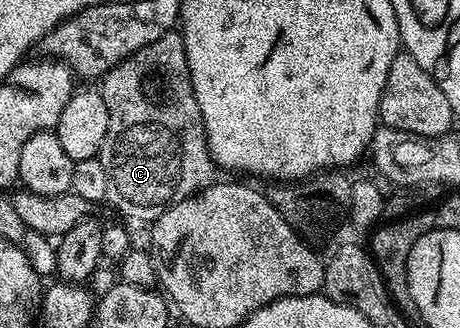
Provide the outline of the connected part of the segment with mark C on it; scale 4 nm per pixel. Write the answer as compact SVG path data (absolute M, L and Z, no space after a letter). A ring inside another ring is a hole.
M173 31L162 35L162 39L154 39L154 43L115 65L104 74L98 91L102 99L106 99L106 111L110 111L110 127L106 127L106 139L98 154L102 167L106 167L106 201L122 216L151 223L174 207L174 203L182 203L217 180L218 166L210 155L202 111L198 111L198 99L194 99L194 87L190 83L183 33ZM144 77L161 77L168 94L161 101L147 97L144 94Z

